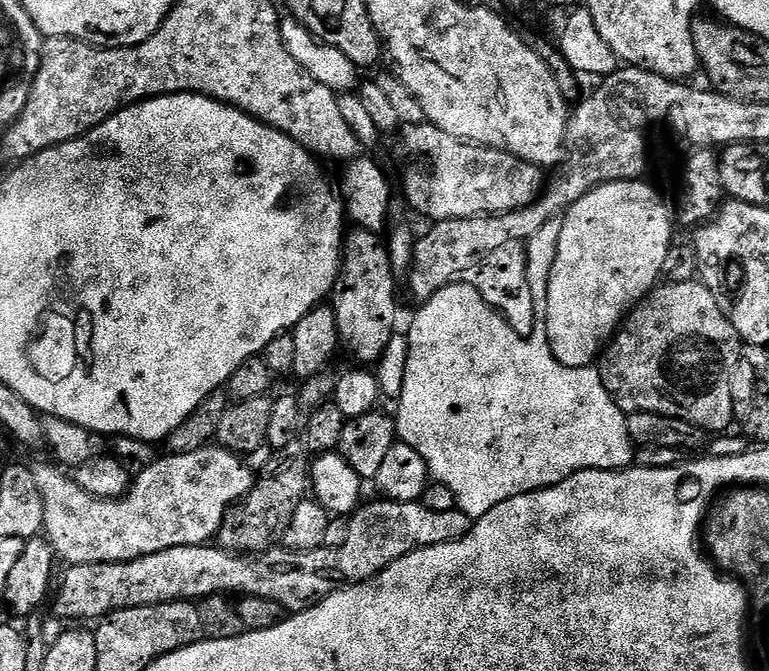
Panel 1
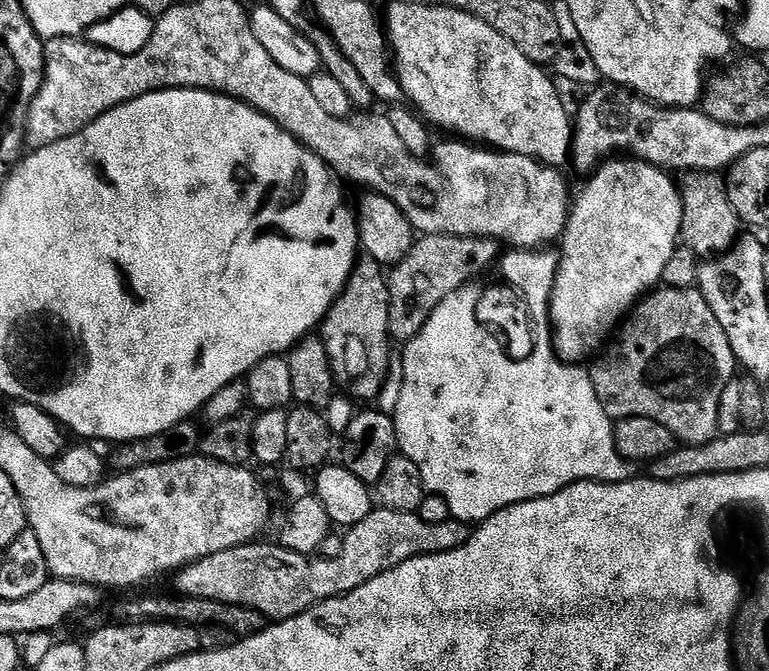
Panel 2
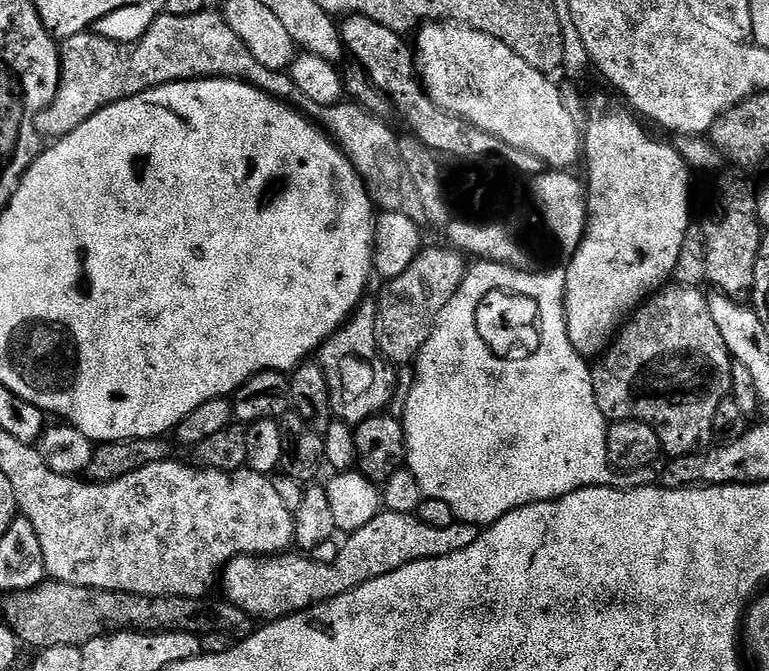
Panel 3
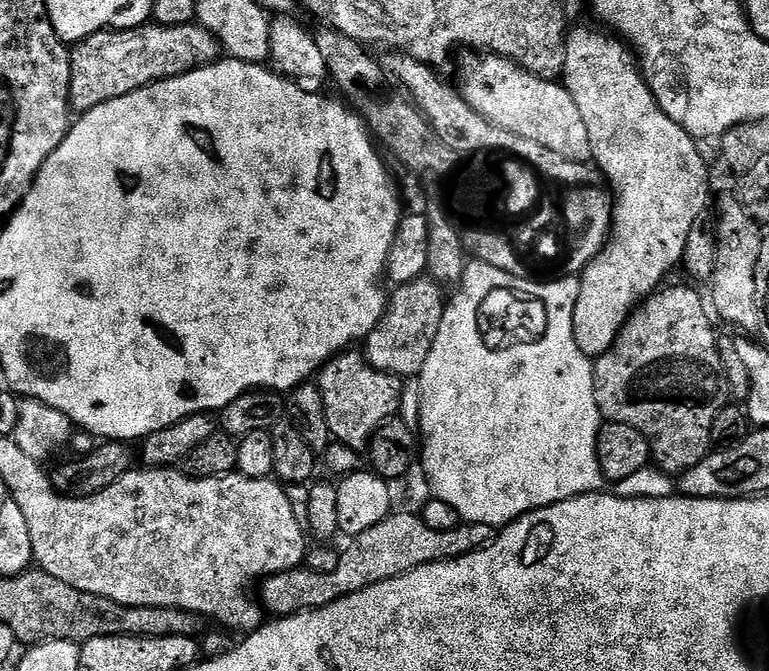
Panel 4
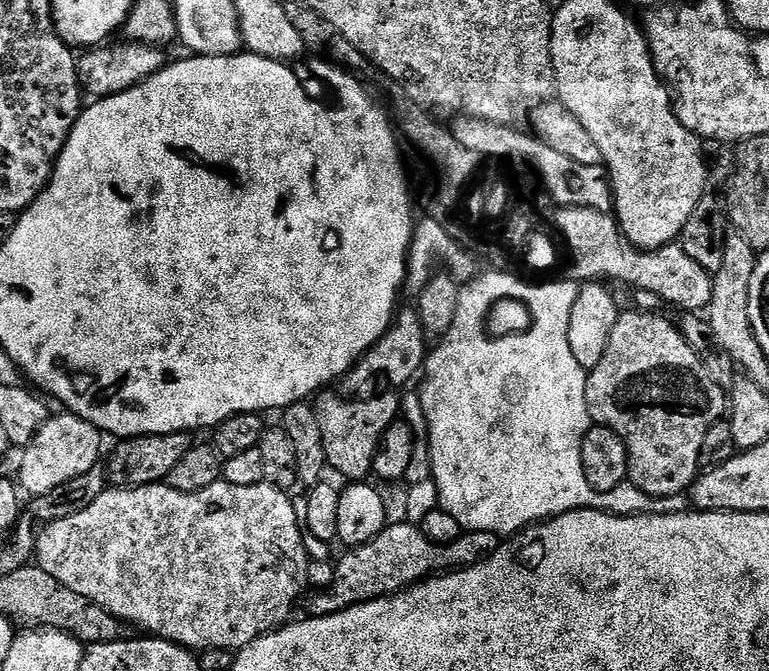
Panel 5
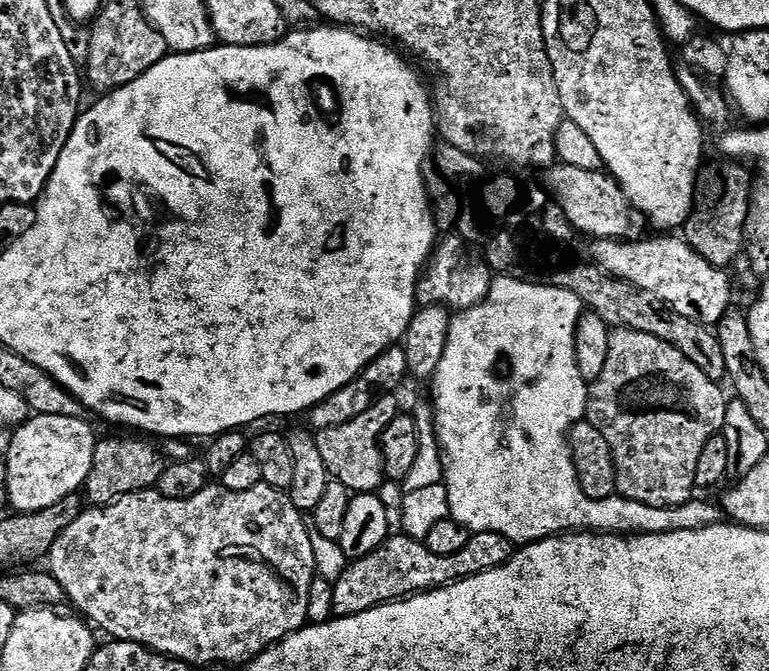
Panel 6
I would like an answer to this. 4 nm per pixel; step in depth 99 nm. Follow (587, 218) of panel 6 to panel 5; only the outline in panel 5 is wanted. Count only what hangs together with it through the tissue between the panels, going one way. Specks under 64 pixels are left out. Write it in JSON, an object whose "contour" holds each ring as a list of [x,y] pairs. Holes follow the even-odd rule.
{"contour":[[[461,116],[451,125],[451,132],[462,144],[466,146],[466,150],[474,150],[476,154],[491,154],[500,155],[517,155],[518,157],[526,157],[533,159],[537,167],[541,169],[541,175],[538,180],[546,186],[548,194],[555,194],[556,201],[561,202],[562,207],[588,207],[598,210],[600,213],[607,213],[613,207],[614,197],[610,187],[609,177],[606,175],[606,169],[603,163],[595,164],[594,166],[586,166],[582,162],[574,162],[574,158],[566,158],[566,154],[558,154],[558,150],[554,150],[554,146],[550,146],[542,139],[535,135],[522,132],[515,132],[517,129],[504,124],[490,124],[486,120],[474,120],[470,116]]]}

